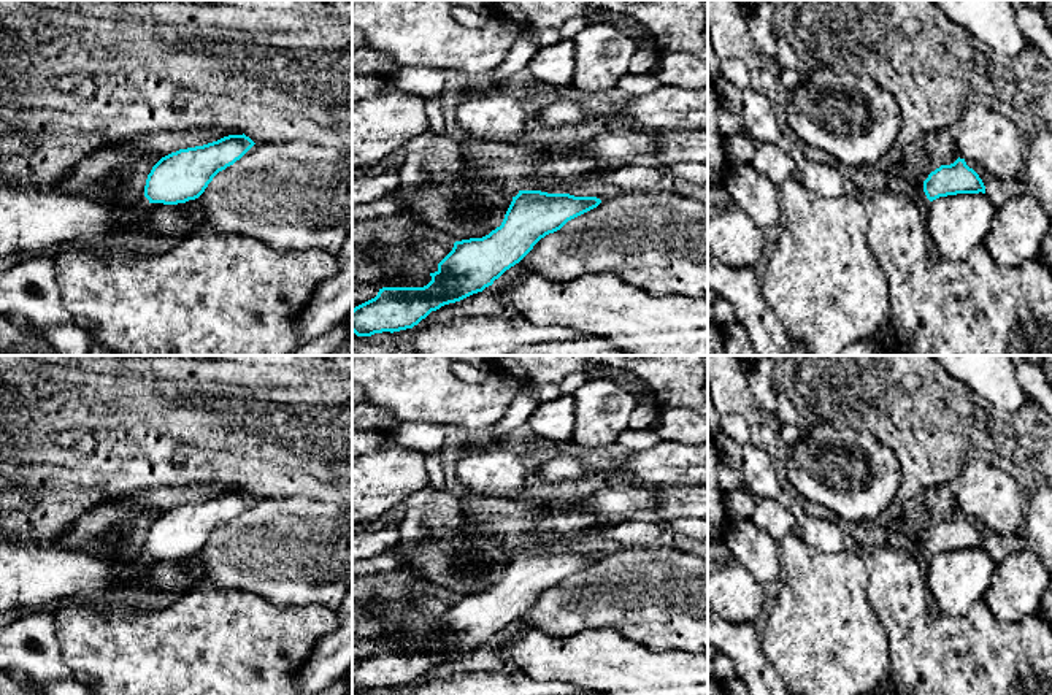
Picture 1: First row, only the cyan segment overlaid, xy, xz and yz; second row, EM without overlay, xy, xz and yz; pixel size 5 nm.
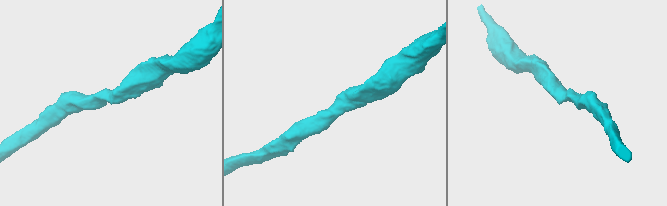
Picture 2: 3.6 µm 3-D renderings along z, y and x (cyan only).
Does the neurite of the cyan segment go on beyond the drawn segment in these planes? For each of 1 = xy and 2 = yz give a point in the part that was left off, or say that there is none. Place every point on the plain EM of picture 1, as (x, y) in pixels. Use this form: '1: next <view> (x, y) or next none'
1: next none
2: next none

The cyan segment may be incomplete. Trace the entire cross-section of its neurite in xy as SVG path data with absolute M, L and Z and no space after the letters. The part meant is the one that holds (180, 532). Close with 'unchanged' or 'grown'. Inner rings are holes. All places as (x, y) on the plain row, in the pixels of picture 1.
M243 490L179 505L162 513L144 541L149 559L178 560L198 554L213 533L240 516L255 498Z; unchanged

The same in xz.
M519 546L505 570L500 582L482 593L455 597L452 606L438 619L438 625L430 628L432 636L424 643L382 643L378 651L352 665L352 687L357 692L371 692L382 687L400 687L413 684L432 666L444 660L460 657L473 649L492 641L506 625L519 619L533 601L549 589L560 586L568 576L597 563L601 559L597 552L574 552L570 549L547 549L541 546Z; unchanged

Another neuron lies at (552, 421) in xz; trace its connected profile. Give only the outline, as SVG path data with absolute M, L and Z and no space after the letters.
M560 395L555 400L541 401L528 422L532 430L547 443L570 441L574 430L574 400Z

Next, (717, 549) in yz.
M724 538L708 543L708 560L720 560L728 566L735 565L735 559L731 557Z

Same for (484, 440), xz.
M449 430L447 449L452 449L455 446L466 446L466 444L478 447L478 449L487 449L487 447L493 447L493 446L520 447L520 444L516 441L514 435L493 436L489 432L459 433L455 430Z

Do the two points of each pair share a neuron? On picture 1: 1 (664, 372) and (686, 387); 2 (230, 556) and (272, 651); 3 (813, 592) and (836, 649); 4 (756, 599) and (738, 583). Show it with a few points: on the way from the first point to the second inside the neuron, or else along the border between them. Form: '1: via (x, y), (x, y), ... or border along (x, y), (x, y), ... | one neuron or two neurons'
1: via (668, 372), (681, 383) | one neuron
2: border along (210, 583), (219, 587), (249, 591), (281, 606) | two neurons
3: via (821, 606), (822, 635) | one neuron
4: via (751, 595), (743, 587) | one neuron

